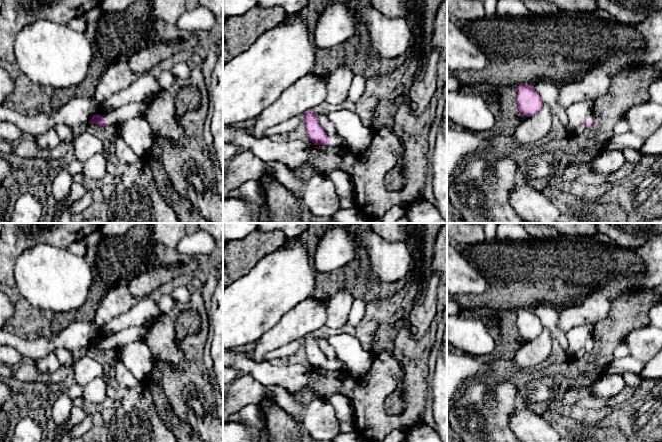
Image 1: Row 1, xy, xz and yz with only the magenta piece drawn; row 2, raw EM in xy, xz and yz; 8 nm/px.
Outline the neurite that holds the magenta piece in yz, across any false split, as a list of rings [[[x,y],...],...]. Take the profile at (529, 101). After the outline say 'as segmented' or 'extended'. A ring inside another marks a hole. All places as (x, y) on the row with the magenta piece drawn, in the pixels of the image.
[[[521,84],[517,89],[517,104],[518,110],[523,117],[528,117],[536,114],[542,108],[544,102],[537,91],[529,84]]] | as segmented

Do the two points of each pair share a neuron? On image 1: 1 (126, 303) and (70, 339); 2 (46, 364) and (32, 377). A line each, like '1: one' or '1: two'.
1: two
2: two

